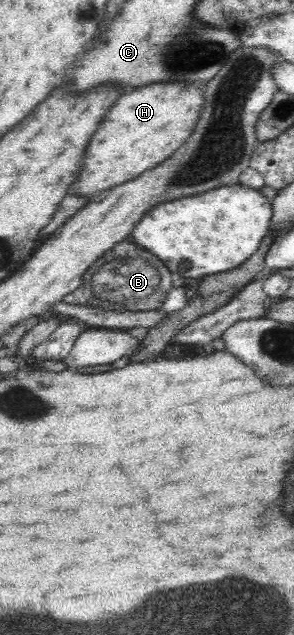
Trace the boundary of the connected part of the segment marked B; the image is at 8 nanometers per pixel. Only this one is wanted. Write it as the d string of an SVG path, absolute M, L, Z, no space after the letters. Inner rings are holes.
M127 239L110 246L110 250L98 257L84 273L80 286L67 294L62 301L72 306L99 307L106 311L158 311L173 287L172 272L164 266L162 260Z

